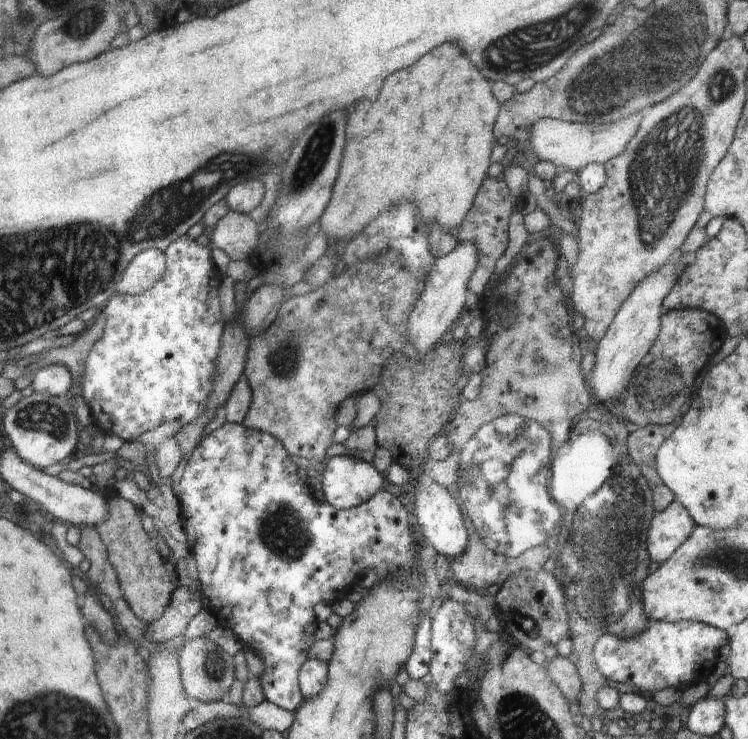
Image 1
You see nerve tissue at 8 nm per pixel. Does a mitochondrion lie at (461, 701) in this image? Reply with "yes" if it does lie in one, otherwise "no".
no

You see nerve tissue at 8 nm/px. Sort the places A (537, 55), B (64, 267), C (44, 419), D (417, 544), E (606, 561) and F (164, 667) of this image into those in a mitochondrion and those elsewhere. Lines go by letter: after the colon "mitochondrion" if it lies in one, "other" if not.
A: mitochondrion
B: mitochondrion
C: mitochondrion
D: other
E: mitochondrion
F: other

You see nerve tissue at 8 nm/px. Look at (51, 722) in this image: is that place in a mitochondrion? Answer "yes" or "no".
yes

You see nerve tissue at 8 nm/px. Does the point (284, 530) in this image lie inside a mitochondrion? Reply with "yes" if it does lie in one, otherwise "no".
yes

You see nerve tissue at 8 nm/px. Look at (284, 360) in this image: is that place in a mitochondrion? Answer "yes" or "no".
yes

